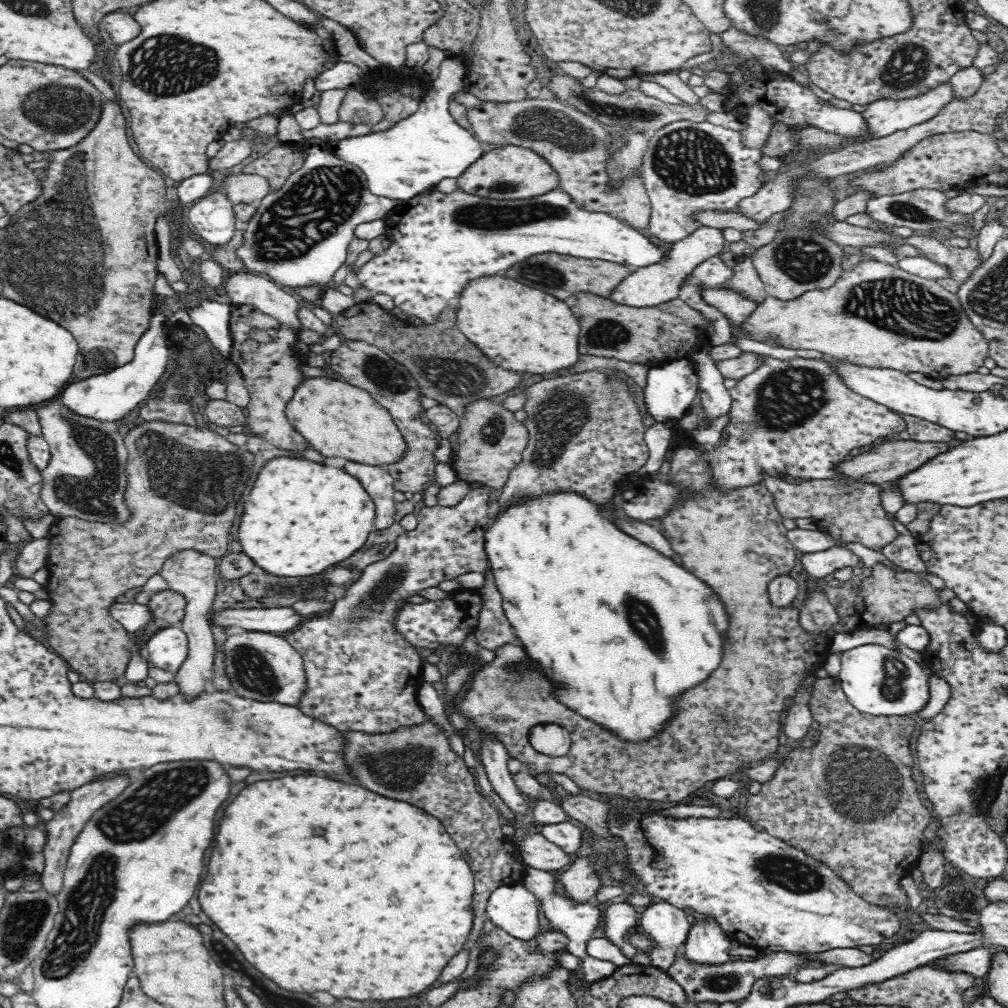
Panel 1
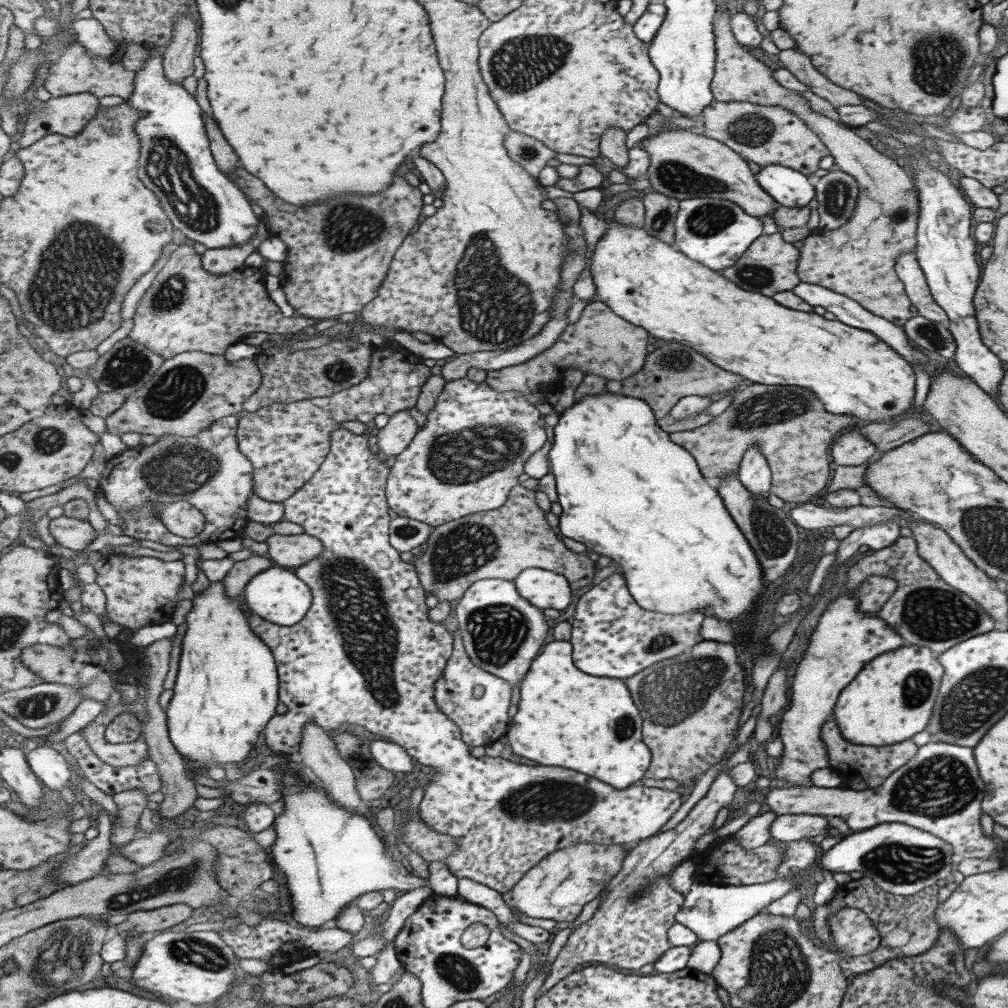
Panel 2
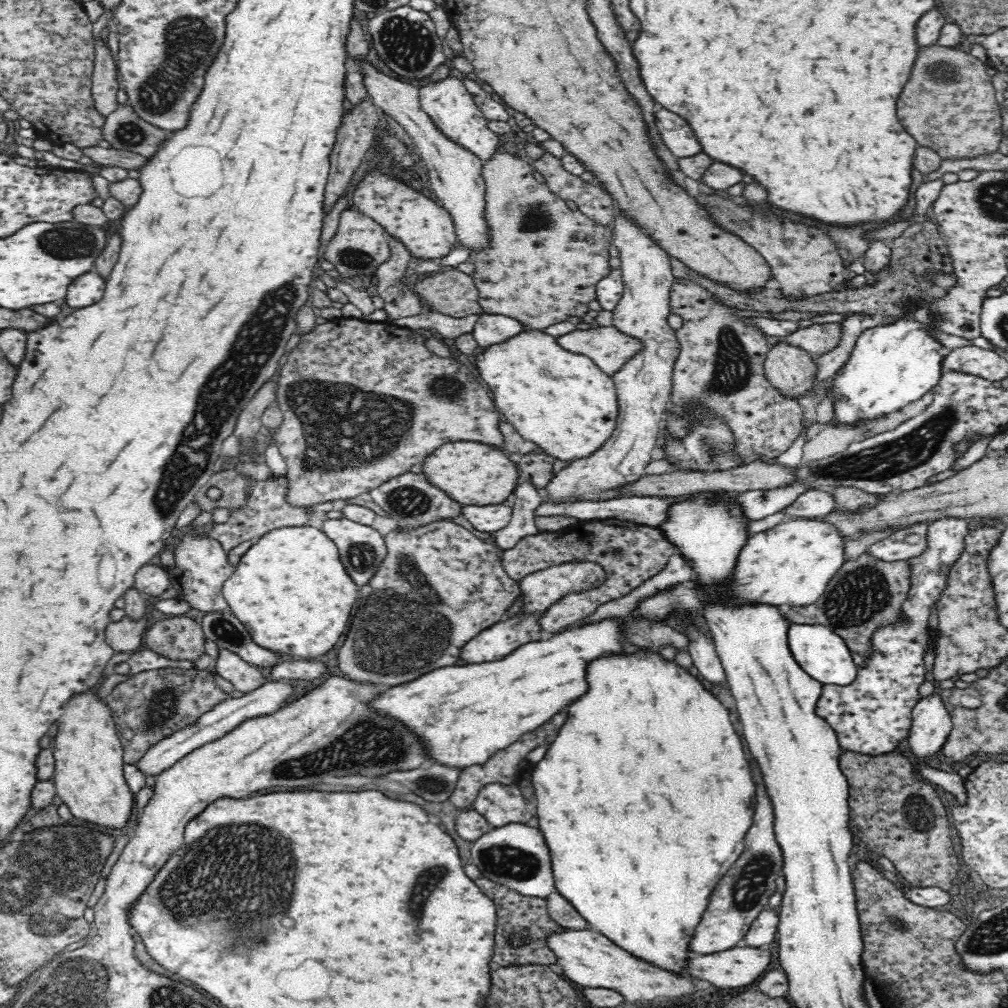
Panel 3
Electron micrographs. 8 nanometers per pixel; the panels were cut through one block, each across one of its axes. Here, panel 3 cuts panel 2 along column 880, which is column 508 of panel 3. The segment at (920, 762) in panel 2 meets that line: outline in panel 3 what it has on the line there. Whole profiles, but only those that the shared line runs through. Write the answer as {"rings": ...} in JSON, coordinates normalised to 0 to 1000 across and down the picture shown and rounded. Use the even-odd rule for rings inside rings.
{"rings":[[[482,778],[470,794],[470,806],[480,810],[488,821],[498,821],[502,817],[522,817],[530,810],[522,802],[522,794],[514,778]]]}

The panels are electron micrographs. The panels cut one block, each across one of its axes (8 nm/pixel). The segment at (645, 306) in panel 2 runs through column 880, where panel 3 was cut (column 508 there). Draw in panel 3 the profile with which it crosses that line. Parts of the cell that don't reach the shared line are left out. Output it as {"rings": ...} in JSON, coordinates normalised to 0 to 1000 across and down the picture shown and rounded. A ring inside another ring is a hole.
{"rings":[[[522,327],[504,339],[492,341],[490,345],[474,347],[468,359],[490,391],[490,403],[522,437],[532,438],[542,448],[542,452],[546,450],[548,454],[563,460],[579,456],[585,454],[593,444],[597,444],[609,431],[613,415],[609,375],[597,369],[585,355],[562,349],[562,345],[554,343],[554,337],[540,331],[540,327]]]}

